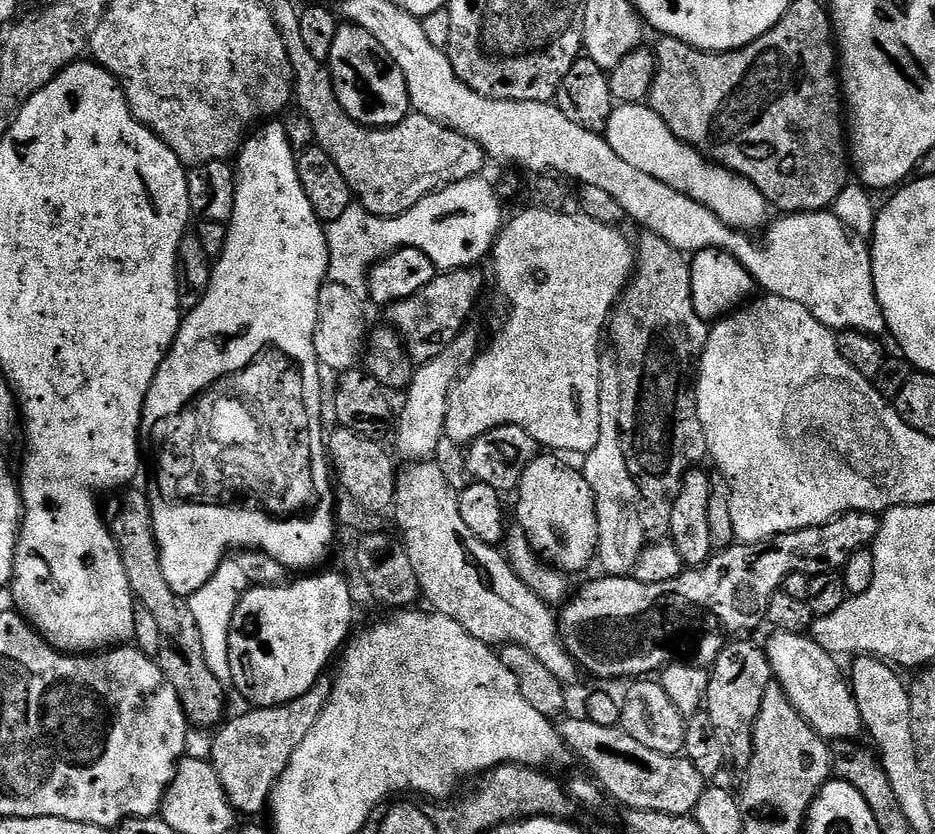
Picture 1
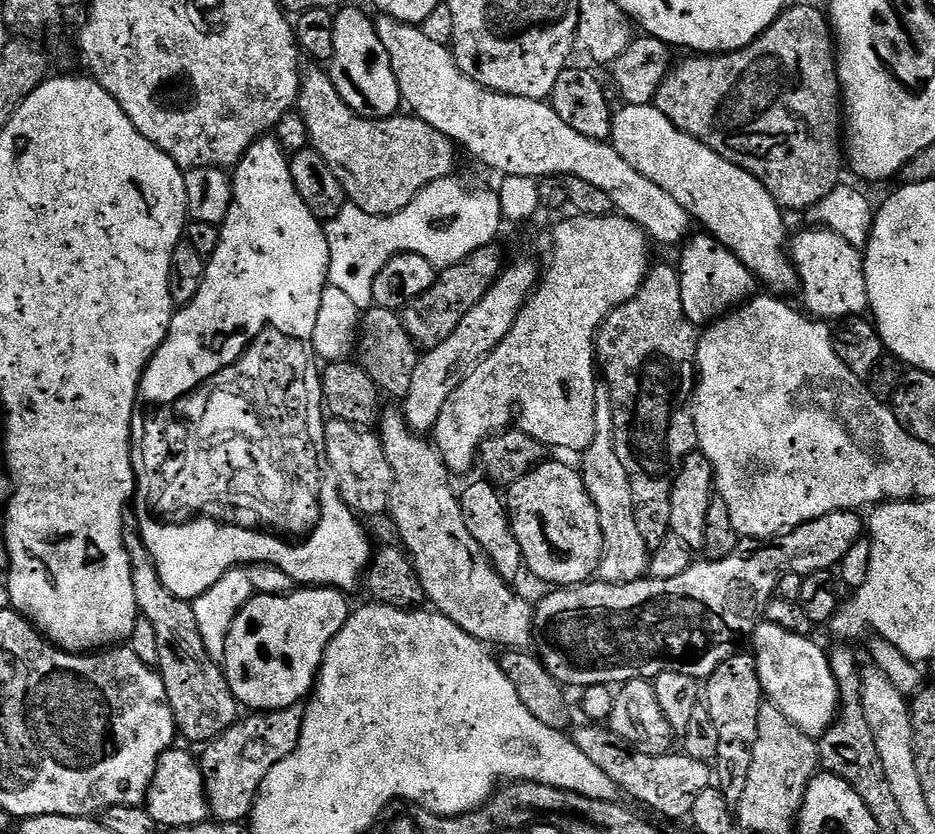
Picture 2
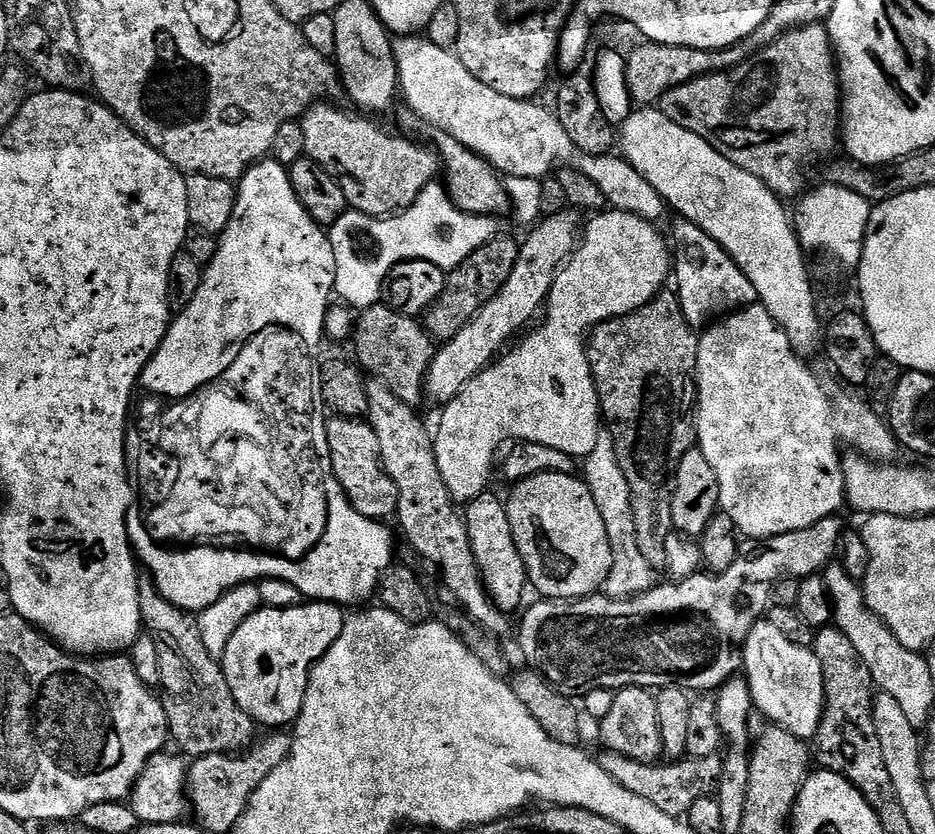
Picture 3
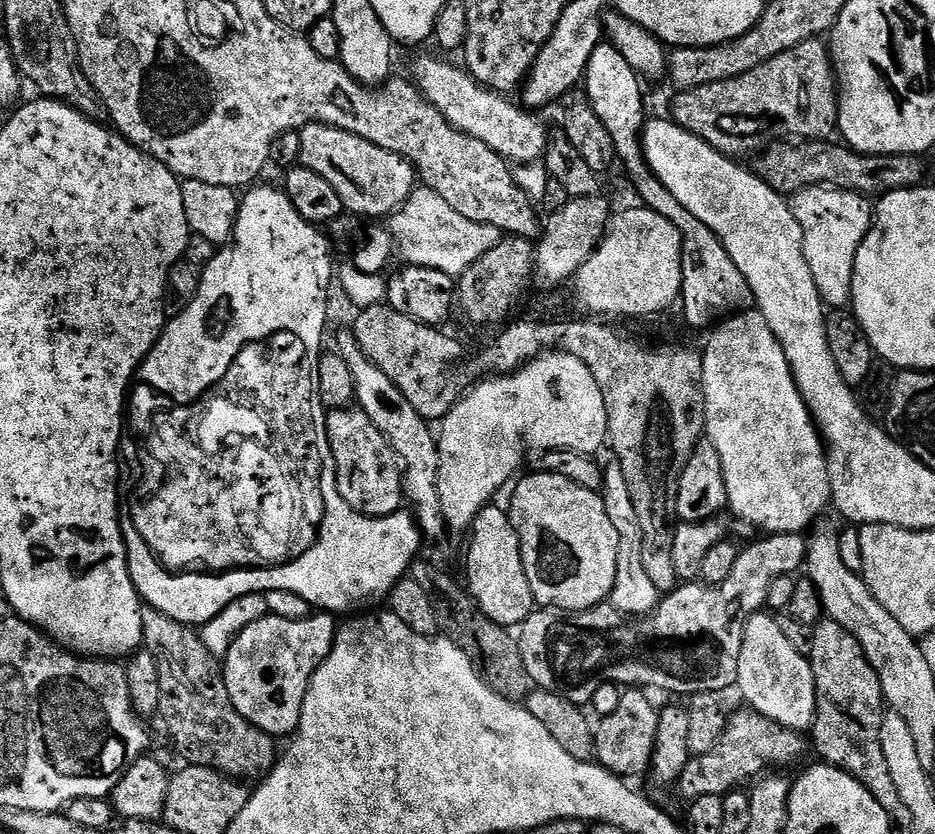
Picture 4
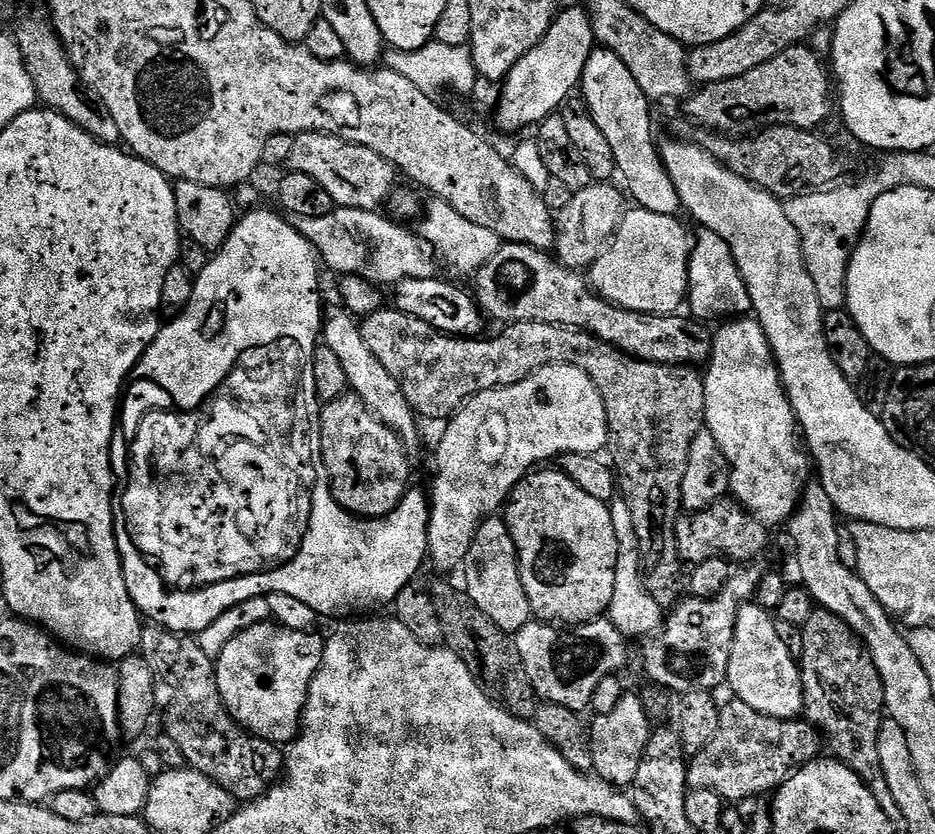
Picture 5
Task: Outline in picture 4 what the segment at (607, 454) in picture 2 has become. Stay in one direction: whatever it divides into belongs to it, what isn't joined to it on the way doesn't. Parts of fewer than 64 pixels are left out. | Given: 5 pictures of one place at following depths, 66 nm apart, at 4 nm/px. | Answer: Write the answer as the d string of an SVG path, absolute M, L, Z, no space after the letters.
M609 463L609 468L603 469L604 486L602 495L604 505L606 506L606 515L610 517L610 523L614 525L614 530L618 530L618 574L614 578L614 586L610 603L624 616L639 618L646 615L647 612L653 612L660 604L662 593L658 586L650 579L650 574L646 574L646 566L642 562L642 526L638 526L638 514L634 510L634 502L630 498L630 486L626 486L626 474L622 474L619 464Z

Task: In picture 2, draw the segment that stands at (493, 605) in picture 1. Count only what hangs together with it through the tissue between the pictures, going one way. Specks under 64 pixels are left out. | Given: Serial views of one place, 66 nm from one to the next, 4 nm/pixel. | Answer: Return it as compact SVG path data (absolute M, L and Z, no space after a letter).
M385 411L380 417L378 435L384 447L386 462L390 462L392 471L392 497L388 503L388 512L398 524L401 542L422 582L427 603L485 646L497 644L500 650L527 649L527 644L531 640L533 643L536 632L533 605L512 593L513 585L499 576L487 554L483 552L482 546L466 528L461 497L452 489L453 477L444 465L444 459L429 441L428 444L424 441L427 439L409 428L404 420L403 411Z

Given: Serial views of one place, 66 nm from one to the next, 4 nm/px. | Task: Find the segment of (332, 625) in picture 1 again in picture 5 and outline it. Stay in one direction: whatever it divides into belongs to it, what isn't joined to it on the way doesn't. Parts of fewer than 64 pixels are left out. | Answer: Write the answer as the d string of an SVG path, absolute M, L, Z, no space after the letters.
M275 622L259 624L238 634L238 638L234 638L234 642L228 643L226 650L222 650L222 654L215 657L218 690L222 694L222 702L228 708L228 713L235 716L247 732L253 732L258 738L281 746L296 739L308 701L308 691L320 669L324 653L325 637L316 635L315 631L290 630Z

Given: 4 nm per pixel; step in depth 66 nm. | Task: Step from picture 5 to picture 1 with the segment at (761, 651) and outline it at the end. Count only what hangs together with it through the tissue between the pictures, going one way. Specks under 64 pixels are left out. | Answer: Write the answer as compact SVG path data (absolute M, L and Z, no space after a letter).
M773 631L772 637L766 643L766 653L769 666L772 668L772 674L775 683L779 684L781 690L790 698L790 702L810 722L810 726L821 736L822 739L829 742L839 742L841 740L855 741L859 732L865 731L862 722L862 714L858 710L856 700L852 696L852 690L849 681L840 673L837 657L831 656L818 642L813 640L811 635L805 634L786 634L785 632Z

